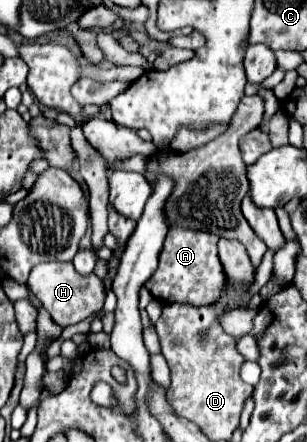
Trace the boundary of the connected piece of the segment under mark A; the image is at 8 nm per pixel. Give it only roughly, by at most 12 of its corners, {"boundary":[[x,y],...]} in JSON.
{"boundary":[[171,227],[145,287],[161,303],[215,303],[219,237]]}

